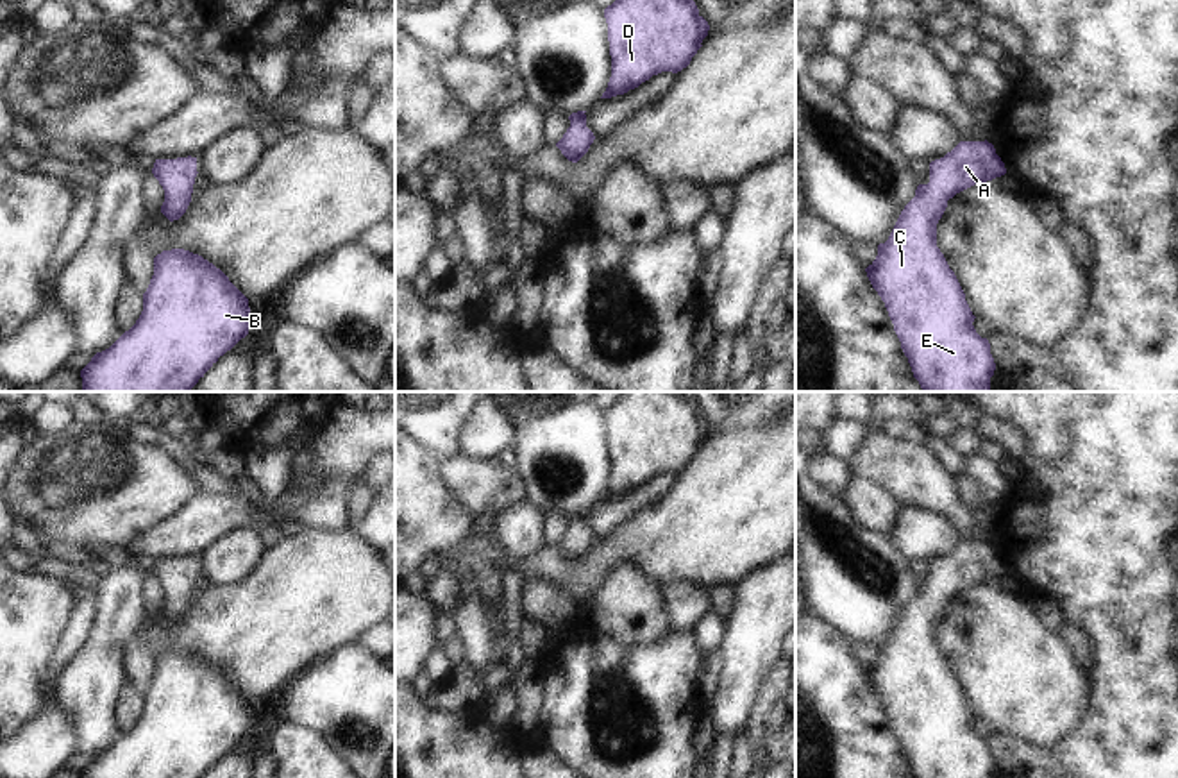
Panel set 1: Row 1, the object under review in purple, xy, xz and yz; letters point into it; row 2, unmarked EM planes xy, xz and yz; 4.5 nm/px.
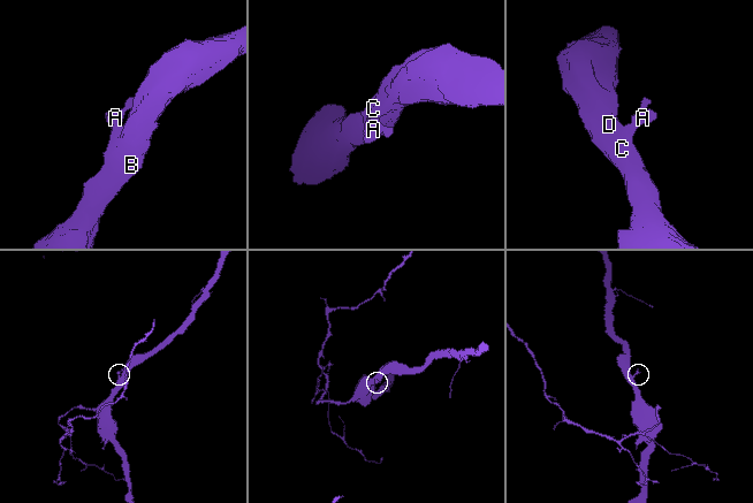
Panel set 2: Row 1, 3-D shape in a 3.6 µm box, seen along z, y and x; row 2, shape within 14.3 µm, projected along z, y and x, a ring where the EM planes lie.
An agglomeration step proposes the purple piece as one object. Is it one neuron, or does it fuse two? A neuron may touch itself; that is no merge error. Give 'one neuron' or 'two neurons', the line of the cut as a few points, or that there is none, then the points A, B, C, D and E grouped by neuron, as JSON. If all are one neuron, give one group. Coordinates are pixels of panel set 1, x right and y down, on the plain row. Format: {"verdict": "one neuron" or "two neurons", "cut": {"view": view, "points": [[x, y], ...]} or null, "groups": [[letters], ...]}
{"verdict": "one neuron", "cut": null, "groups": [["A", "B", "C", "D", "E"]]}

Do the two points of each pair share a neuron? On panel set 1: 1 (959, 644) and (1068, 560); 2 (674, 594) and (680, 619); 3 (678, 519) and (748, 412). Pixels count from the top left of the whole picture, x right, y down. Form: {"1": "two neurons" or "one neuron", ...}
{"1": "two neurons", "2": "one neuron", "3": "two neurons"}

